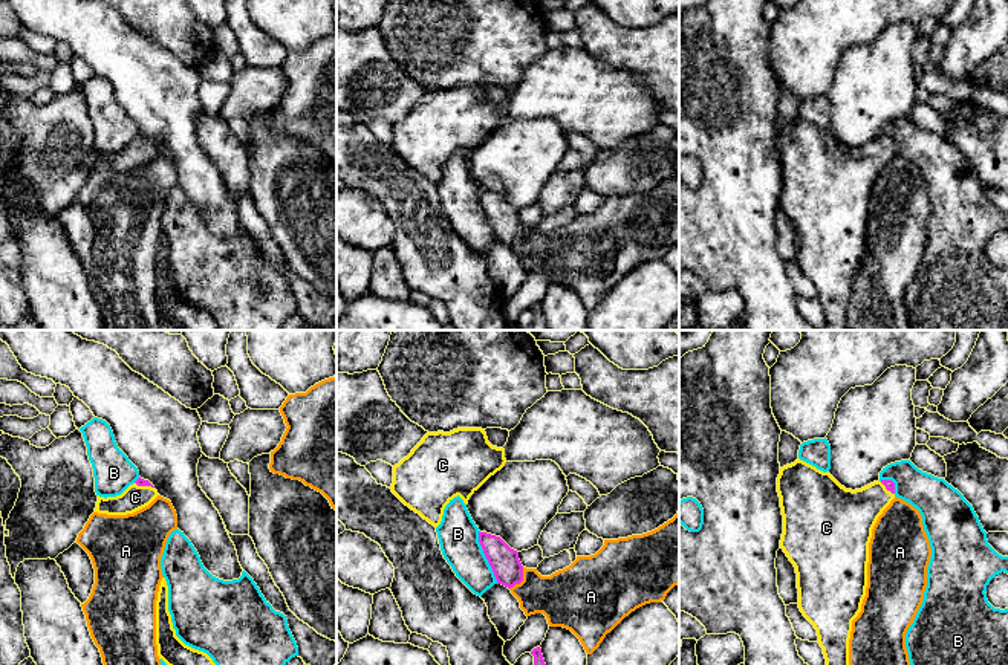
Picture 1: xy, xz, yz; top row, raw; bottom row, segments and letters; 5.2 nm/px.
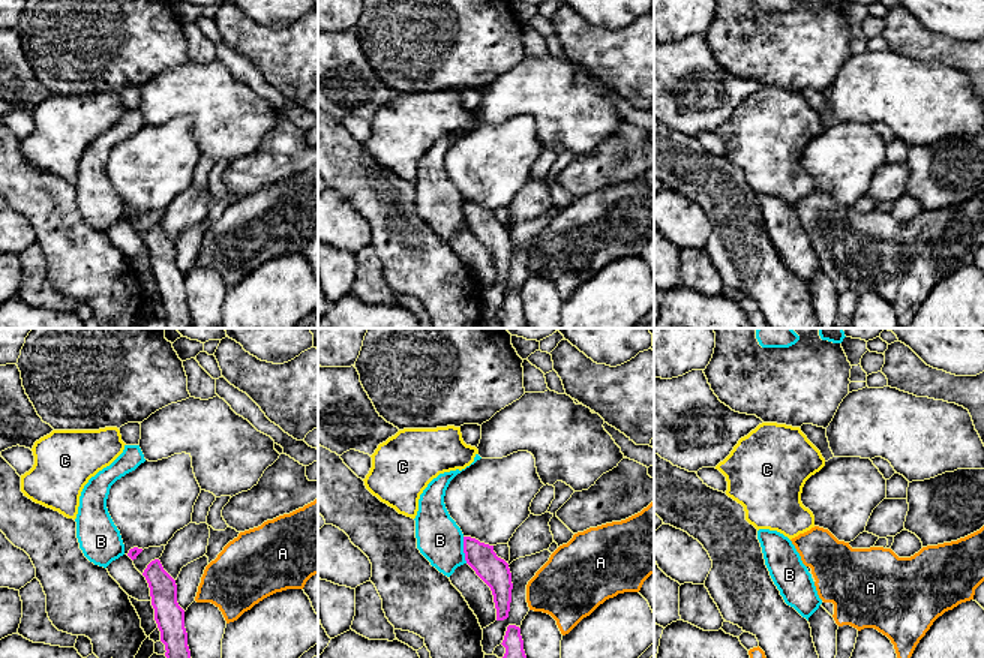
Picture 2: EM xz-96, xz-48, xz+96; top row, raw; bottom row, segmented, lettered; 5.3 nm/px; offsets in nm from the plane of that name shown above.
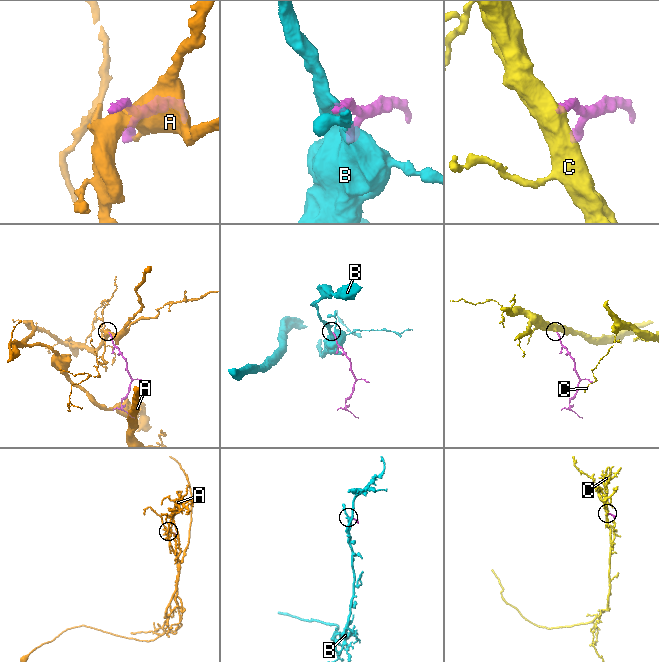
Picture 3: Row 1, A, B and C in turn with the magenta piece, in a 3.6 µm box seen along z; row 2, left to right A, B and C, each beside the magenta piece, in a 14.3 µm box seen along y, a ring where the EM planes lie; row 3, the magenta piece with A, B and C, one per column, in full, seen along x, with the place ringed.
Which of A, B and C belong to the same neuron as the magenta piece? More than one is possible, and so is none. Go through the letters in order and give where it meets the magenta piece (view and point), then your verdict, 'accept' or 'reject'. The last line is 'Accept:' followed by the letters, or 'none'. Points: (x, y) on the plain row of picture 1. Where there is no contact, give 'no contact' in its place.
A: contact xz (522, 237); reject
B: contact xz (485, 213); reject
C: contact xy (144, 142); accept
Accept: C

